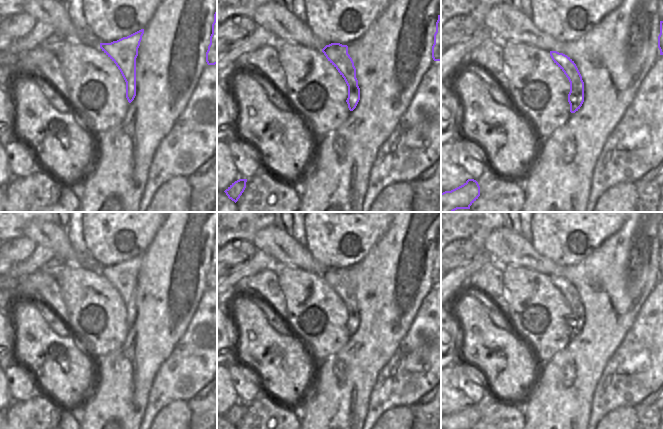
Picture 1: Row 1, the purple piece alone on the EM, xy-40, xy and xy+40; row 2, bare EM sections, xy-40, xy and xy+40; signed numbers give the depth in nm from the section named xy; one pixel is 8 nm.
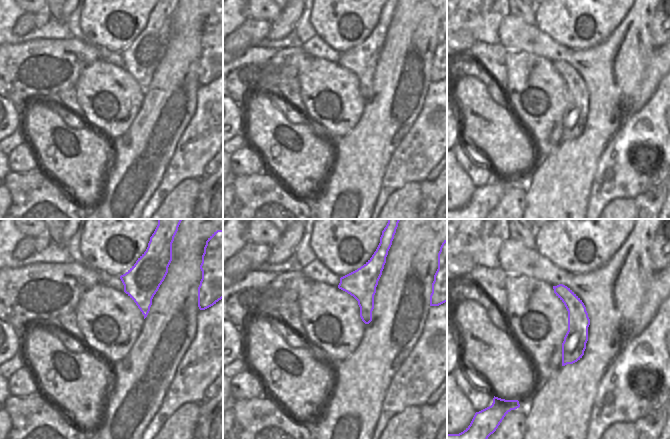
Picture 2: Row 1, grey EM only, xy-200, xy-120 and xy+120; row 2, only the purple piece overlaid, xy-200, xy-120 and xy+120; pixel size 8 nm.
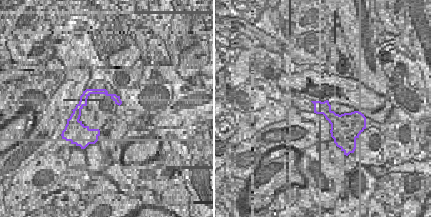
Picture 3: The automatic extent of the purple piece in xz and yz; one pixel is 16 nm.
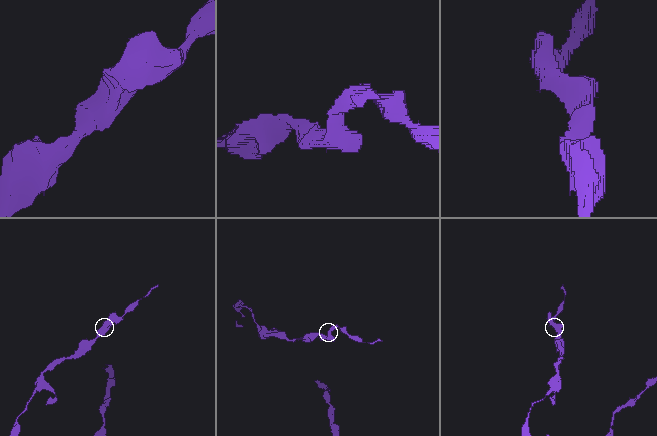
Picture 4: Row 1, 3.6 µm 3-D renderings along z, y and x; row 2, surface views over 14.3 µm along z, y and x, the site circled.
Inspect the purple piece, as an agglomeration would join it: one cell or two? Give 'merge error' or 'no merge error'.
no merge error

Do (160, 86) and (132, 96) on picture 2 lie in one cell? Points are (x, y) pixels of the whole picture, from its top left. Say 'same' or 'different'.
different

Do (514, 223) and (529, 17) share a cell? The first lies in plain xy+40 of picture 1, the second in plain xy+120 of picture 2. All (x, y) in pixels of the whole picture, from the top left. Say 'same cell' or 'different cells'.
same cell

